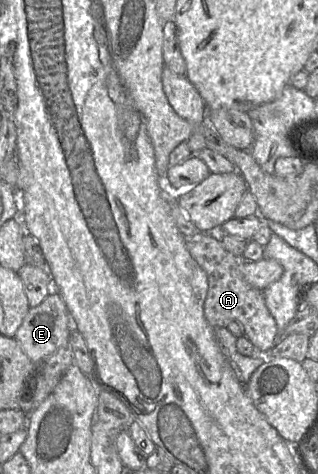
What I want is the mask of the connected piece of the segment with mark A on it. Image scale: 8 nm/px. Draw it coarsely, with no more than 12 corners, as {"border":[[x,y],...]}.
{"border":[[221,231],[187,239],[207,275],[205,318],[238,321],[256,352],[278,342],[263,292],[240,271]]}

